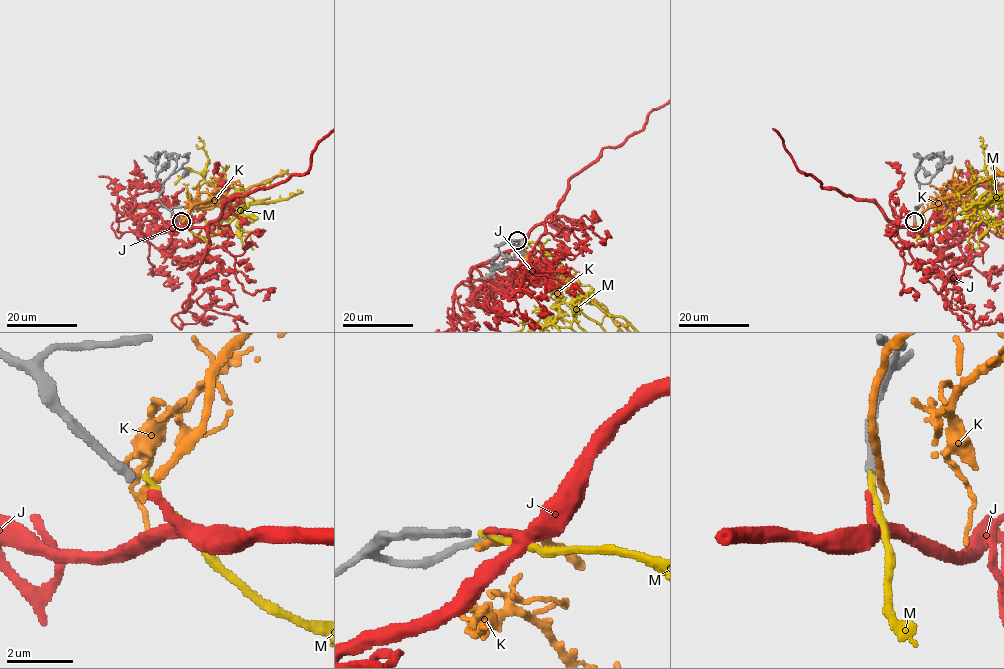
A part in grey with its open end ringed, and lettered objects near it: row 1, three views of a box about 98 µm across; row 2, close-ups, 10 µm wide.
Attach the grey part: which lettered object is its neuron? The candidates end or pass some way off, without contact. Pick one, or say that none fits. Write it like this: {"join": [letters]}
{"join": ["J"]}

